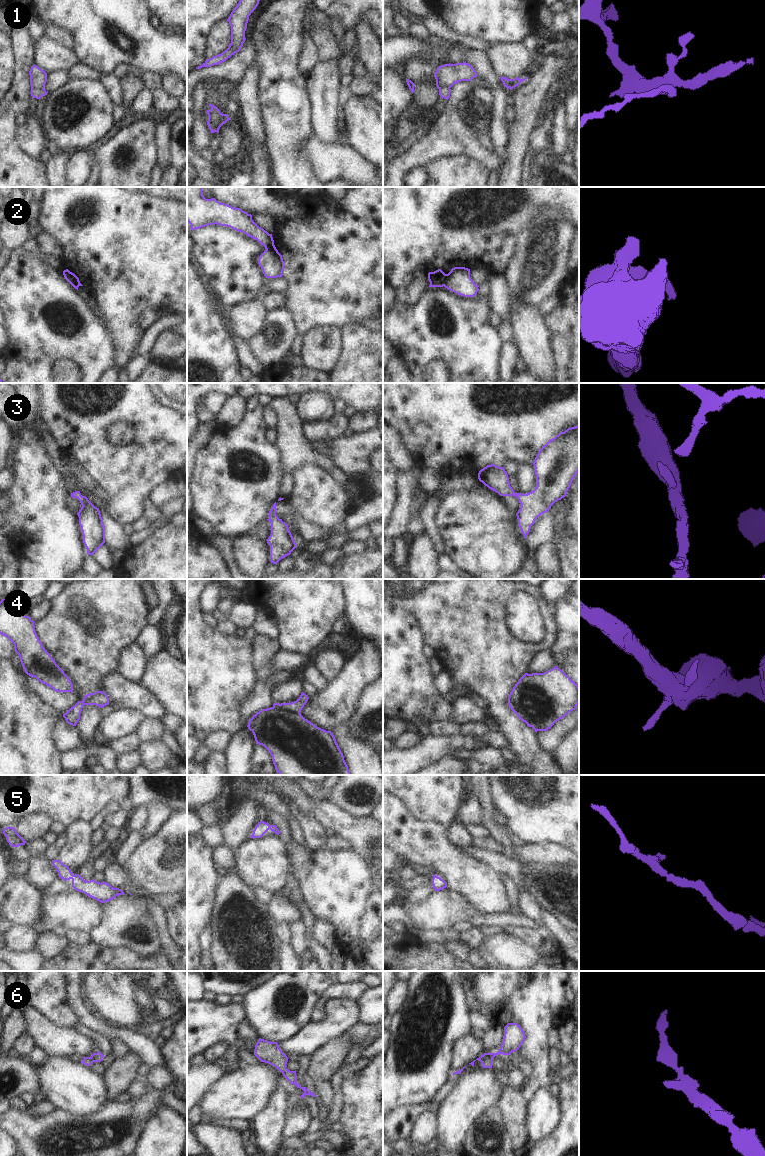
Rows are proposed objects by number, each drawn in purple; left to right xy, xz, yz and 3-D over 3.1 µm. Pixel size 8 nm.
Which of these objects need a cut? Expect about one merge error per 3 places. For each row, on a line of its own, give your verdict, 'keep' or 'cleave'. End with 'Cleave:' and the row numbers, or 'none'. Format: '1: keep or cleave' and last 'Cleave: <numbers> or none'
1: cleave
2: cleave
3: keep
4: cleave
5: keep
6: keep
Cleave: 1, 2, 4

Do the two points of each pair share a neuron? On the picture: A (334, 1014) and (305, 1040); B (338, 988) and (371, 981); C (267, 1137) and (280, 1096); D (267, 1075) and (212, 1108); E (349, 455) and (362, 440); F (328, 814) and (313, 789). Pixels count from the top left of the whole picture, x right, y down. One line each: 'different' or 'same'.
A: same
B: different
C: same
D: same
E: same
F: different

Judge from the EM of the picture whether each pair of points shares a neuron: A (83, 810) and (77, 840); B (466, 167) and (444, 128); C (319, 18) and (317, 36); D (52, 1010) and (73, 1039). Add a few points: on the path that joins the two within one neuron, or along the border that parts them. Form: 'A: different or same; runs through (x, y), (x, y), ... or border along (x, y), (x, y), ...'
A: different; border along (89, 821), (76, 821), (66, 827)
B: different; border along (437, 158), (469, 156), (482, 165)
C: different; border along (311, 29), (326, 28), (332, 34)
D: different; border along (45, 1016), (58, 1026), (74, 1029)

